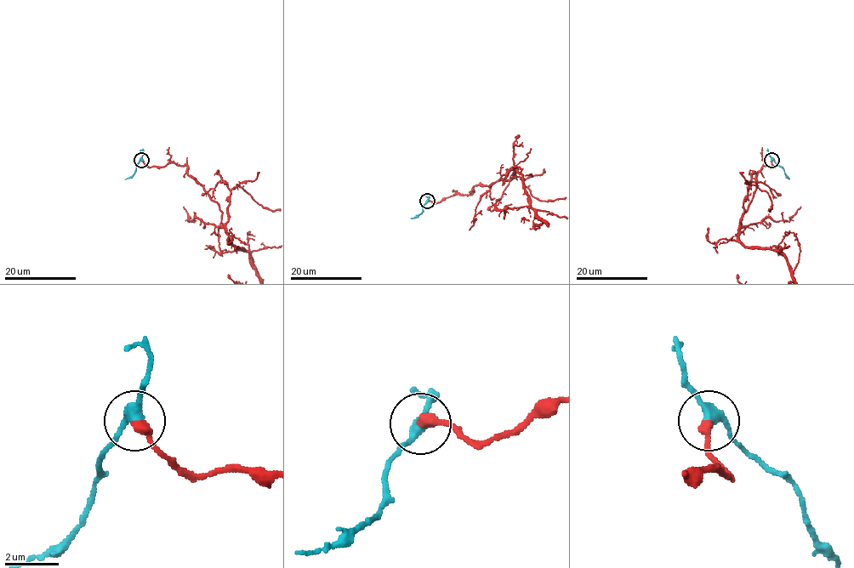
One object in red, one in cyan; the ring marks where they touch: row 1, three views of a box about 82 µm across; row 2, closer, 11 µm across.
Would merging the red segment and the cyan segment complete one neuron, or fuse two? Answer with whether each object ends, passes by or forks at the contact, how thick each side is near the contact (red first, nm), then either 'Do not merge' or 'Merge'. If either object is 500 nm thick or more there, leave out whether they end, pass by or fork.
At the ring red ends. At the ring cyan passes by. Thickness 360 nm (red) against 340 nm. Merge

